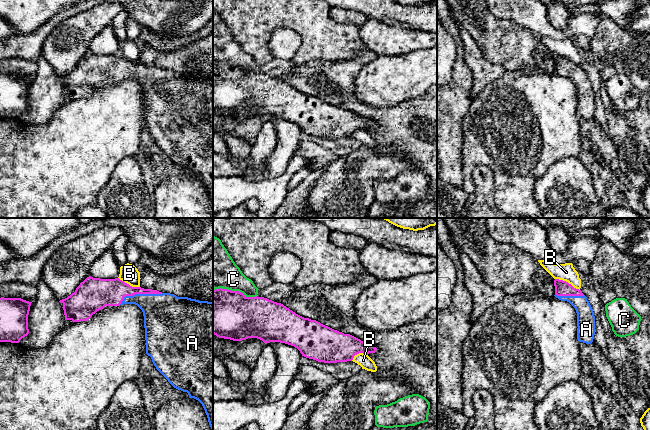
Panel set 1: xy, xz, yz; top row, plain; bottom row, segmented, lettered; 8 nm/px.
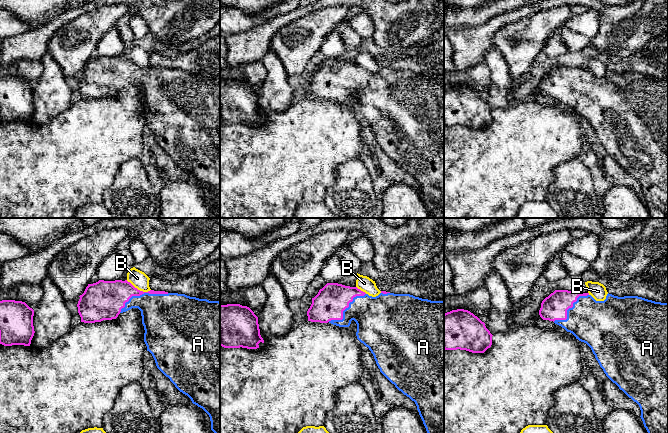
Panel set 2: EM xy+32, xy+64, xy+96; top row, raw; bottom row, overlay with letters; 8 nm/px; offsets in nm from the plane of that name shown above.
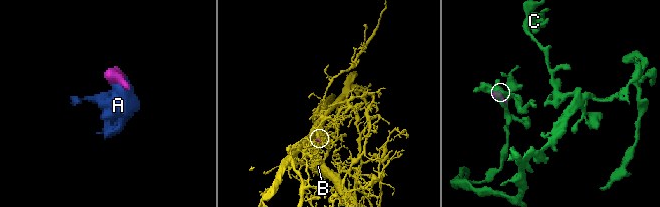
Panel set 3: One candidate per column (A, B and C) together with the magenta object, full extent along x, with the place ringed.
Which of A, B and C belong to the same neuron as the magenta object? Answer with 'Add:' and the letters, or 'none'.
Add: A

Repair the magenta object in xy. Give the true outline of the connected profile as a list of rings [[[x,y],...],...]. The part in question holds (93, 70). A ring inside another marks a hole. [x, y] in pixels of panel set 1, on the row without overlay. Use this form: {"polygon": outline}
{"polygon": [[[91,52],[81,58],[74,69],[59,78],[63,80],[65,96],[73,98],[87,97],[105,82],[137,81],[144,92],[146,130],[151,133],[156,145],[174,164],[187,168],[189,174],[194,174],[202,180],[213,208],[213,78],[132,63],[119,54],[100,55]]]}

